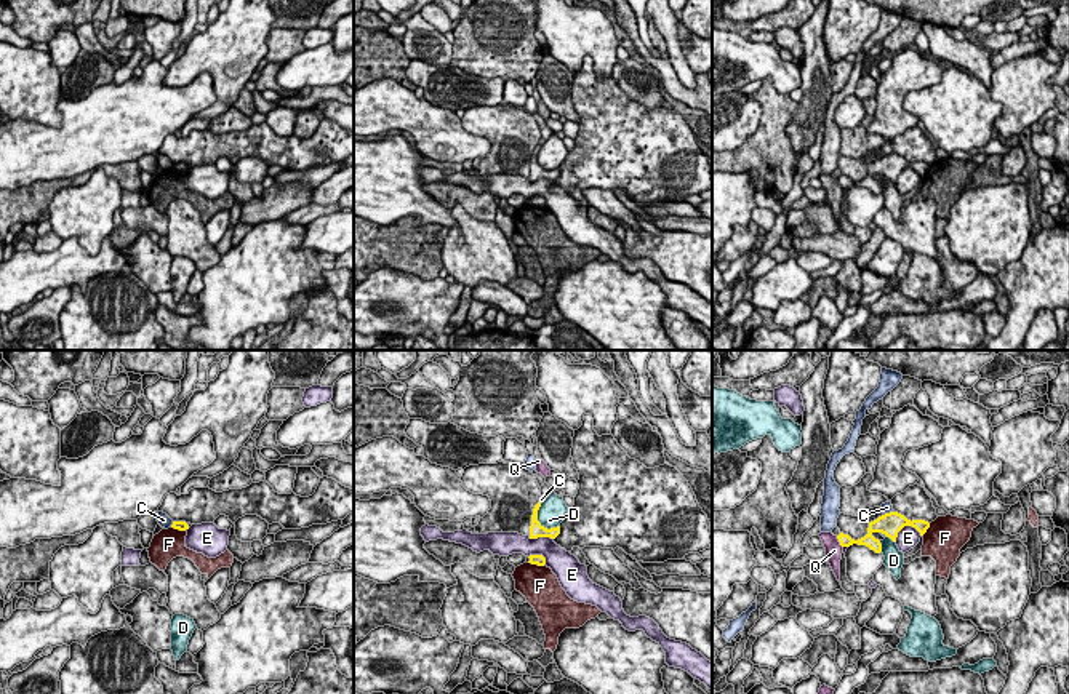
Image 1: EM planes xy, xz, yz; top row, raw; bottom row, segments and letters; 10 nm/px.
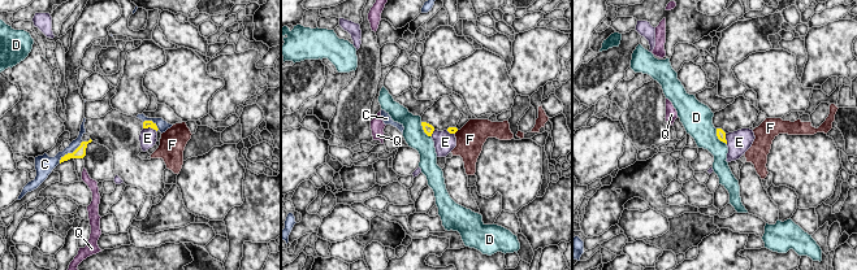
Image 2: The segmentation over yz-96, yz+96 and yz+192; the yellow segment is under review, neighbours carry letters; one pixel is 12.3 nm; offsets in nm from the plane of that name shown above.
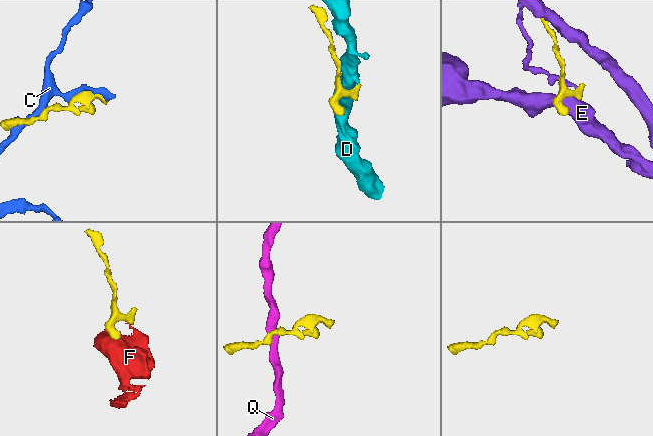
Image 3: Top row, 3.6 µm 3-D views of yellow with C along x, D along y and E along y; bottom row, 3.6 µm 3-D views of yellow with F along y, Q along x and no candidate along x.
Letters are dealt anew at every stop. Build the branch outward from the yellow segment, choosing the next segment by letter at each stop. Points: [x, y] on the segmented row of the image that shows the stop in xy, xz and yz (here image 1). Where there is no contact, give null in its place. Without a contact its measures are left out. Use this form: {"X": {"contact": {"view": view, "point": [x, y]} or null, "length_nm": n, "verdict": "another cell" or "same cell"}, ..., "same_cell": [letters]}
{"C": {"contact": {"view": "yz", "point": [890, 512]}, "length_nm": 100, "verdict": "another cell"}, "D": {"contact": {"view": "xz", "point": [540, 523]}, "length_nm": 320, "verdict": "another cell"}, "E": {"contact": {"view": "yz", "point": [904, 525]}, "length_nm": 280, "verdict": "another cell"}, "F": {"contact": {"view": "xz", "point": [536, 563]}, "length_nm": 180, "verdict": "another cell"}, "Q": {"contact": {"view": "yz", "point": [839, 541]}, "length_nm": 140, "verdict": "another cell"}, "same_cell": []}

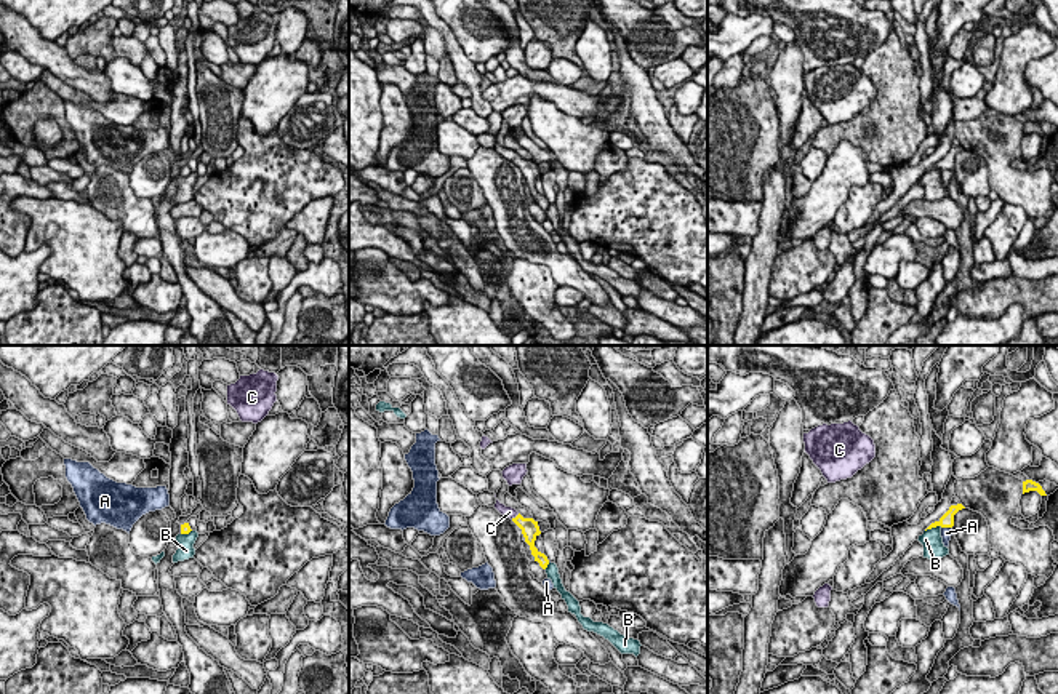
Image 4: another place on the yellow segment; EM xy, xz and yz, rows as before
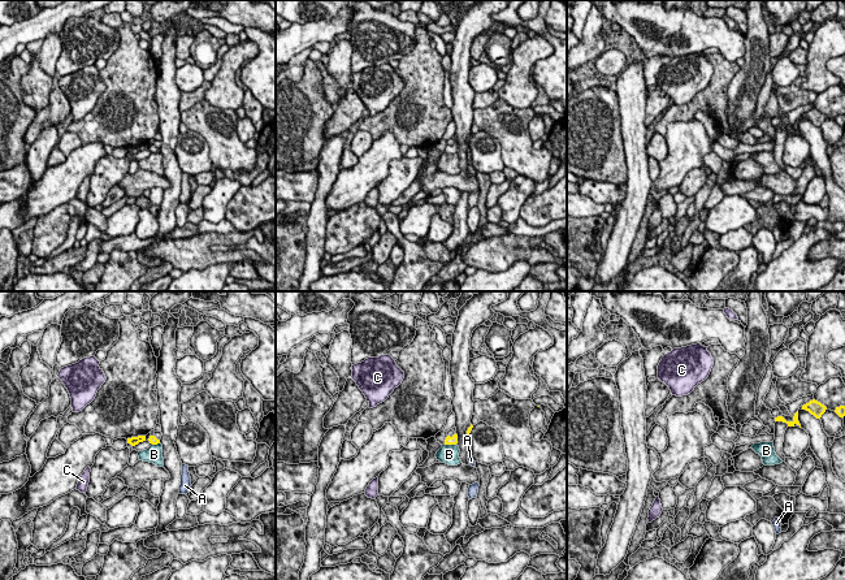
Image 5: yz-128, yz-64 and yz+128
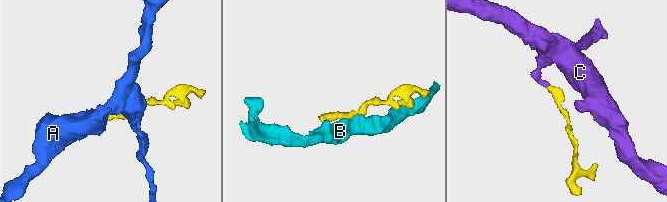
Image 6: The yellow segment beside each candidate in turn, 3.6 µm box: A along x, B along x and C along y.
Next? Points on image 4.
{"A": {"contact": {"view": "yz", "point": [946, 526]}, "length_nm": 110, "verdict": "another cell"}, "B": {"contact": {"view": "yz", "point": [933, 526]}, "length_nm": 180, "verdict": "another cell"}, "C": {"contact": {"view": "xz", "point": [516, 517]}, "length_nm": 110, "verdict": "same cell"}, "same_cell": ["C"]}

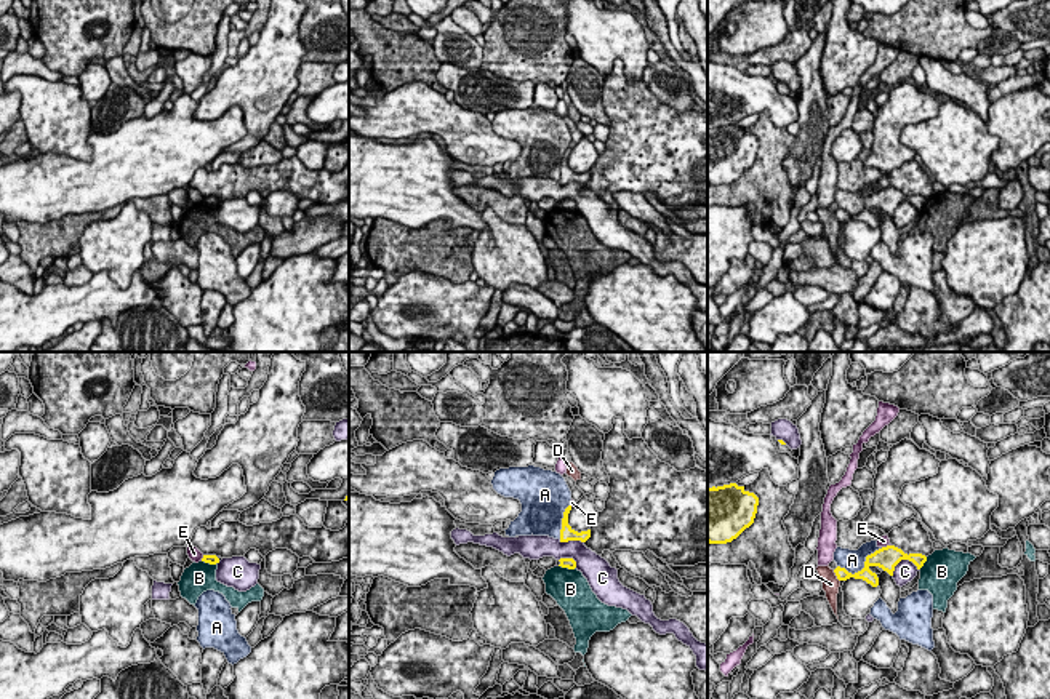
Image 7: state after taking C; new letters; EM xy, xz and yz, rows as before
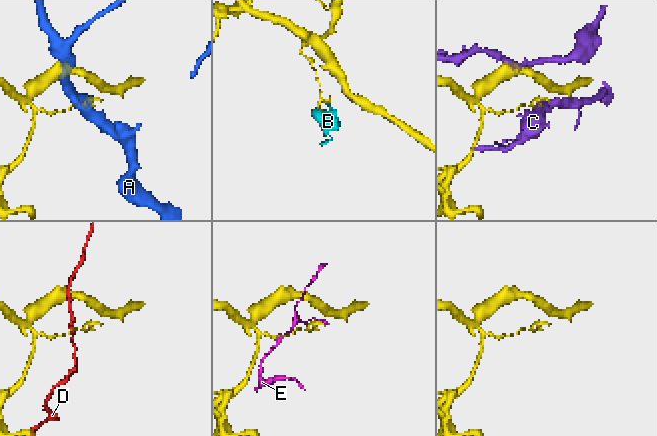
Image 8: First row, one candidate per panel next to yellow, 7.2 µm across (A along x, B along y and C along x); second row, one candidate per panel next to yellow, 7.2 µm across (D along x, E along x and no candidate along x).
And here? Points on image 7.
{"A": {"contact": {"view": "yz", "point": [865, 567]}, "length_nm": 500, "verdict": "another cell"}, "B": {"contact": {"view": "xz", "point": [567, 567]}, "length_nm": 180, "verdict": "another cell"}, "C": {"contact": {"view": "yz", "point": [901, 559]}, "length_nm": 280, "verdict": "another cell"}, "D": {"contact": {"view": "yz", "point": [836, 575]}, "length_nm": 140, "verdict": "another cell"}, "E": {"contact": {"view": "yz", "point": [887, 546]}, "length_nm": 100, "verdict": "another cell"}, "same_cell": []}

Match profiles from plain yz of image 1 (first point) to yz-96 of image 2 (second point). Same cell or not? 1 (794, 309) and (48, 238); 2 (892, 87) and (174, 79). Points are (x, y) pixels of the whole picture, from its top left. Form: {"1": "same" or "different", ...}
{"1": "same", "2": "different"}

